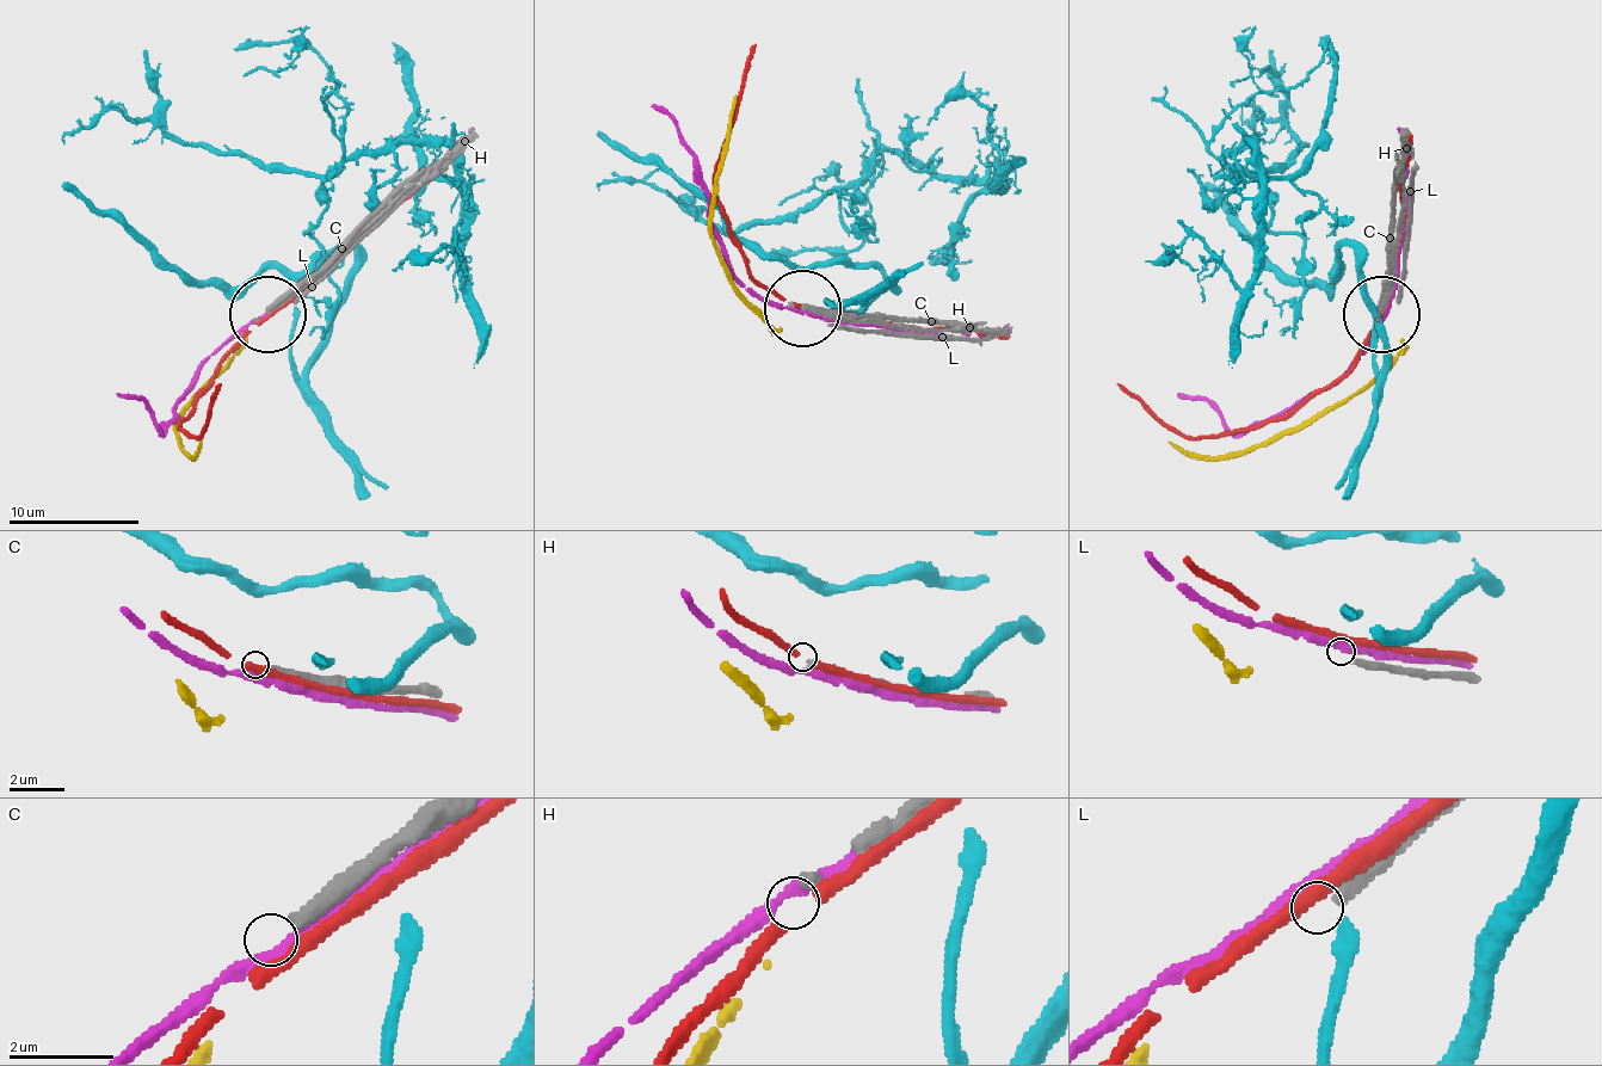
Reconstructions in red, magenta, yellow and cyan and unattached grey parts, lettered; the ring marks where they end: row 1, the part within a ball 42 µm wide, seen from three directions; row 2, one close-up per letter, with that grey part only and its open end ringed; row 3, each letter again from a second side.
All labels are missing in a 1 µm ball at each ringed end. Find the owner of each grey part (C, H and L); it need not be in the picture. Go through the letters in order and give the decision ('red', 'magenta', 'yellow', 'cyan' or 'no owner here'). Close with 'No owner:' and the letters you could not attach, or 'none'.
C: no owner here
H: no owner here
L: no owner here
No owner: C, H, L

